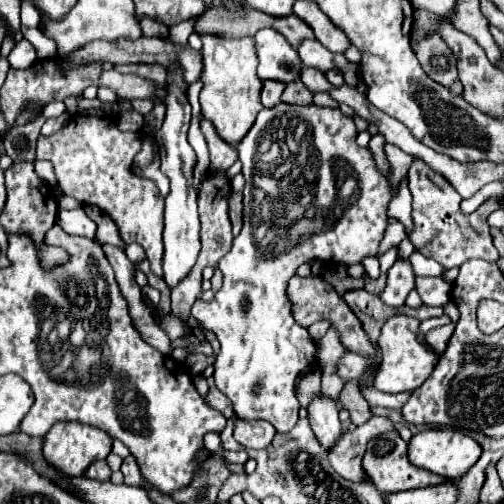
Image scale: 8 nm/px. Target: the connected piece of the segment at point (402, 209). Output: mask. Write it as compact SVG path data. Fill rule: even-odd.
M407 177L400 183L398 192L395 197L390 201L387 209L387 215L398 219L405 226L407 236L413 229L411 219L412 211L412 196L408 188Z

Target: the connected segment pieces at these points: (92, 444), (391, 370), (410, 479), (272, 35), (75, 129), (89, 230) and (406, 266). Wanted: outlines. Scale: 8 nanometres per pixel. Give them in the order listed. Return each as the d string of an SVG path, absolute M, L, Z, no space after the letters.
M58 422L50 428L50 432L46 432L44 436L44 444L42 444L42 454L46 458L46 462L54 464L56 468L60 468L62 472L70 474L70 476L82 476L86 472L86 468L100 460L106 458L112 450L112 438L108 432L102 432L90 424L82 424L82 422Z
M390 316L390 320L386 320L386 324L382 326L382 334L378 338L378 346L380 346L380 372L374 380L374 386L380 392L414 392L416 388L420 388L426 378L432 374L436 362L438 362L438 354L420 340L420 320L410 318L410 316Z
M372 440L362 460L368 478L380 492L400 492L448 482L442 476L434 476L434 472L422 472L410 464L404 440L394 440L394 444L386 442L388 440Z
M264 28L254 36L254 40L260 58L258 76L262 80L282 80L284 84L300 80L304 64L280 32L274 28Z
M72 116L68 124L50 136L38 136L36 144L36 158L50 160L54 164L54 174L58 186L66 196L72 196L80 204L94 204L104 210L118 226L120 236L126 244L136 242L144 248L146 258L150 260L152 272L162 276L162 212L164 212L164 198L158 192L158 186L150 178L142 178L132 172L134 156L142 148L142 134L138 132L122 132L118 128L118 120L110 120L110 116Z
M83 207L72 210L61 210L58 214L56 224L70 235L86 236L86 238L94 240L96 224L86 216Z
M396 260L394 266L388 270L388 282L384 292L380 294L382 302L388 306L402 306L406 296L416 288L414 272L408 260Z

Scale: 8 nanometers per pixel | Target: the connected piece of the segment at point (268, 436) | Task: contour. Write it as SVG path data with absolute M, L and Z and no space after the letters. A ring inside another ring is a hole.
M234 418L234 438L244 448L262 450L272 442L274 434L276 434L274 426L270 426L266 420L240 420L240 418Z

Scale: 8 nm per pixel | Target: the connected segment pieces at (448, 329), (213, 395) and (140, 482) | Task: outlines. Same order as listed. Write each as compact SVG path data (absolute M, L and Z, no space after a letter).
M446 324L446 326L432 328L430 332L426 332L426 342L428 342L438 354L442 354L442 352L446 350L446 344L448 344L452 332L454 332L454 324Z
M208 382L208 384L210 384L210 390L208 390L208 394L204 396L206 404L210 404L210 406L216 408L218 412L222 412L226 418L232 418L234 412L232 412L230 400L226 400L226 396L222 396L222 392L218 392L218 388L216 388L212 382Z
M134 456L124 458L124 462L122 462L122 474L124 474L124 478L126 478L126 484L130 484L130 486L140 486L140 488L146 486L146 484L144 484L144 478L142 478L142 474L140 474L140 468L138 468L138 464L136 464L136 460L134 460Z

